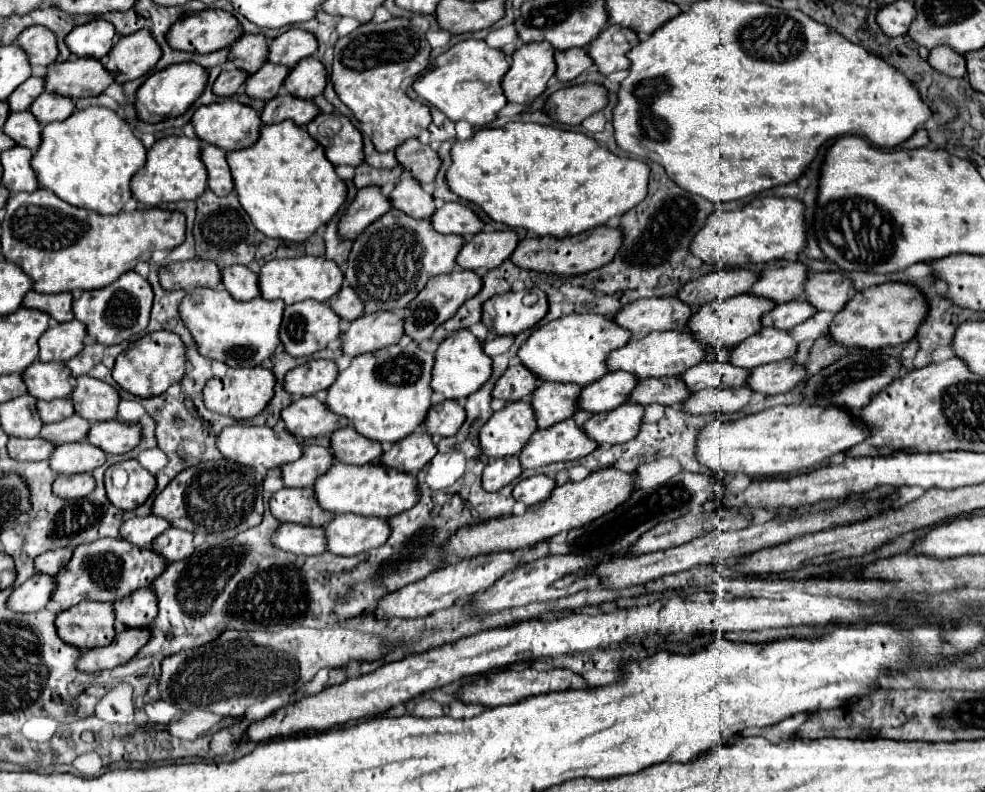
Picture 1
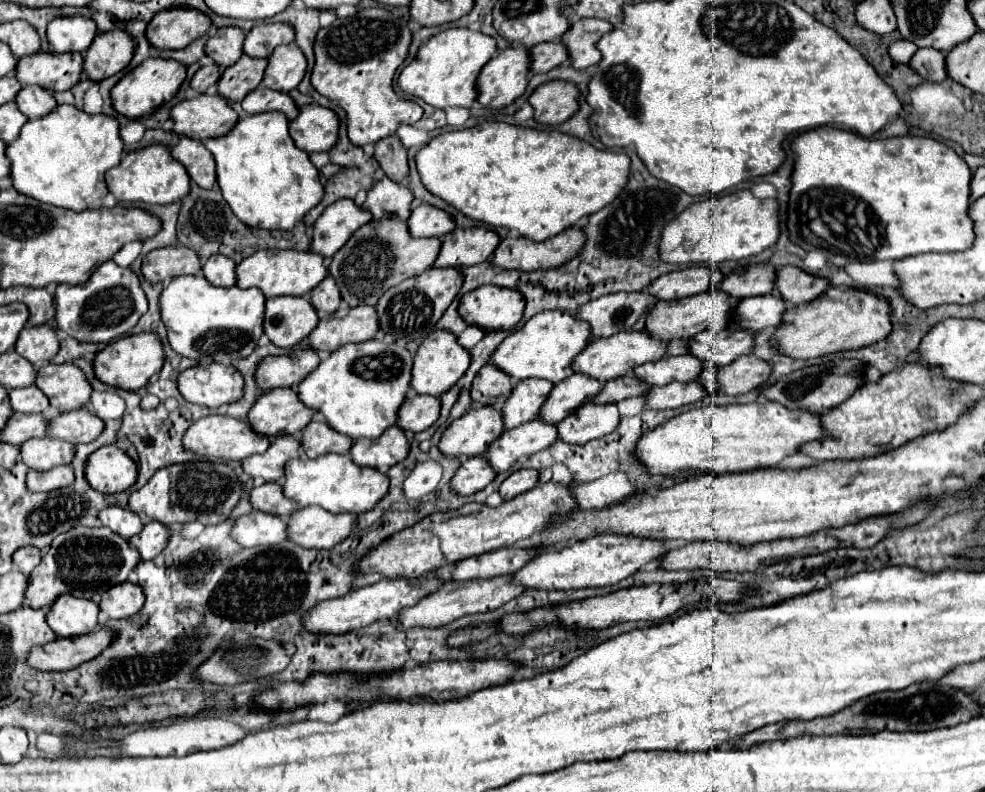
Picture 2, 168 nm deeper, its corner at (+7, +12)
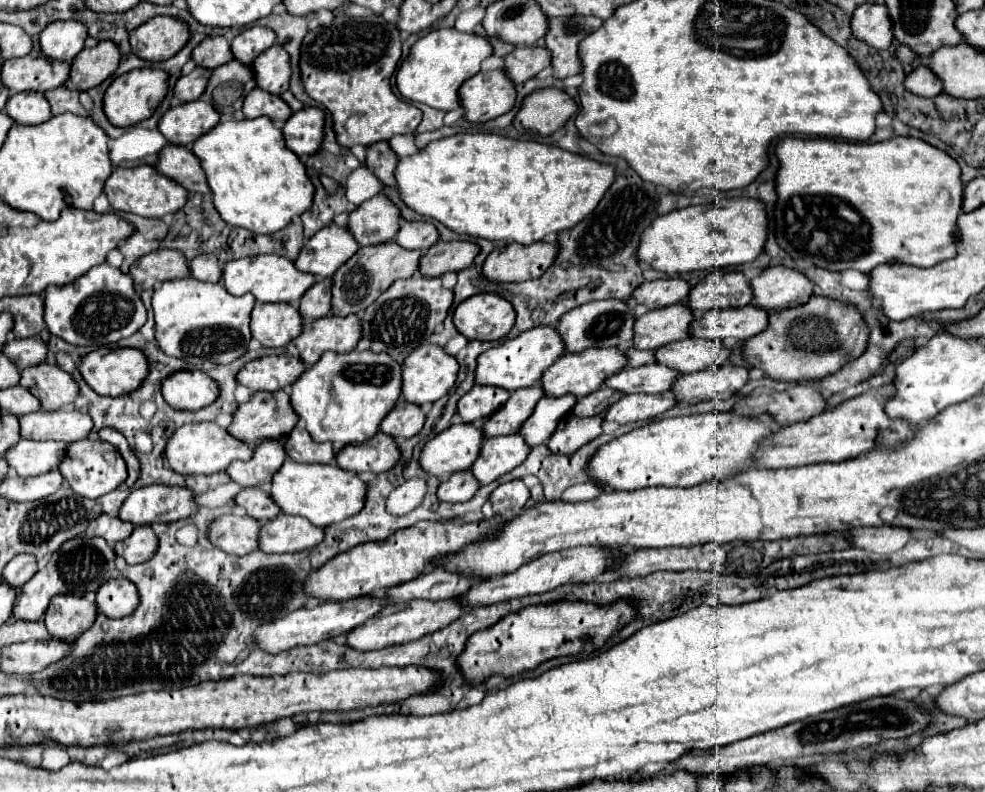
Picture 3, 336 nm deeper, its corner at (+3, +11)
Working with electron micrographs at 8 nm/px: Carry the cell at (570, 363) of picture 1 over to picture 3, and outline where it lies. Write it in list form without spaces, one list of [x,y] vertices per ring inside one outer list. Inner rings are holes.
[[[535,327],[527,333],[517,335],[515,339],[507,339],[505,343],[487,349],[477,357],[475,369],[475,385],[491,385],[501,387],[505,391],[517,391],[523,387],[533,387],[539,383],[539,377],[547,367],[551,367],[563,355],[563,341],[553,327]]]

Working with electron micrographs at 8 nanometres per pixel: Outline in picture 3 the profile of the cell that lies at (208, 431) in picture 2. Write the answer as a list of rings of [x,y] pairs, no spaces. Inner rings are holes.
[[[215,423],[183,425],[175,429],[175,433],[167,439],[165,447],[165,459],[171,471],[179,475],[211,475],[217,471],[225,471],[231,461],[245,461],[247,457],[251,457],[251,447],[243,445],[241,441],[235,441],[233,437],[227,437],[227,431]]]

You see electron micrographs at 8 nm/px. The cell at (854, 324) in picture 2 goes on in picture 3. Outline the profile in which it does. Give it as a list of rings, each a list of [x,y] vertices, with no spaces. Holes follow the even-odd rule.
[[[811,295],[803,305],[771,311],[767,329],[745,341],[743,359],[773,381],[803,383],[833,375],[849,359],[859,357],[865,347],[867,325],[863,325],[863,317],[859,317],[855,307]]]

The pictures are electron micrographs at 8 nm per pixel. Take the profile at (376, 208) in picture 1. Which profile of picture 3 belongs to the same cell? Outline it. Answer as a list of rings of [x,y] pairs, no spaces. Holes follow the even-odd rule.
[[[329,225],[315,233],[307,245],[303,245],[299,257],[295,259],[295,267],[303,273],[311,273],[315,277],[333,277],[333,273],[355,255],[359,245],[351,241],[347,229]]]

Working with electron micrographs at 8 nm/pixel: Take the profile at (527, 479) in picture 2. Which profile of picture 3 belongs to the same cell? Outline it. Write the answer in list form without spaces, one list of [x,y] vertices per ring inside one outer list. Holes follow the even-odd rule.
[[[523,481],[503,483],[489,497],[493,511],[501,517],[513,517],[519,509],[525,507],[527,499],[529,499],[529,489],[525,487]]]

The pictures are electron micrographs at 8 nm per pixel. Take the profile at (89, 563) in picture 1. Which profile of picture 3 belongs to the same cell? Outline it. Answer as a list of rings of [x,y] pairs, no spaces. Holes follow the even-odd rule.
[[[75,537],[75,539],[67,541],[67,545],[63,545],[63,549],[53,553],[51,559],[47,561],[47,565],[43,569],[39,569],[23,587],[17,589],[13,617],[21,619],[21,621],[39,621],[53,595],[65,593],[65,595],[83,597],[85,591],[97,591],[99,585],[103,585],[105,581],[115,577],[119,573],[117,569],[119,569],[117,557],[115,557],[115,553],[111,553],[111,547],[103,539],[87,541],[87,539]]]

